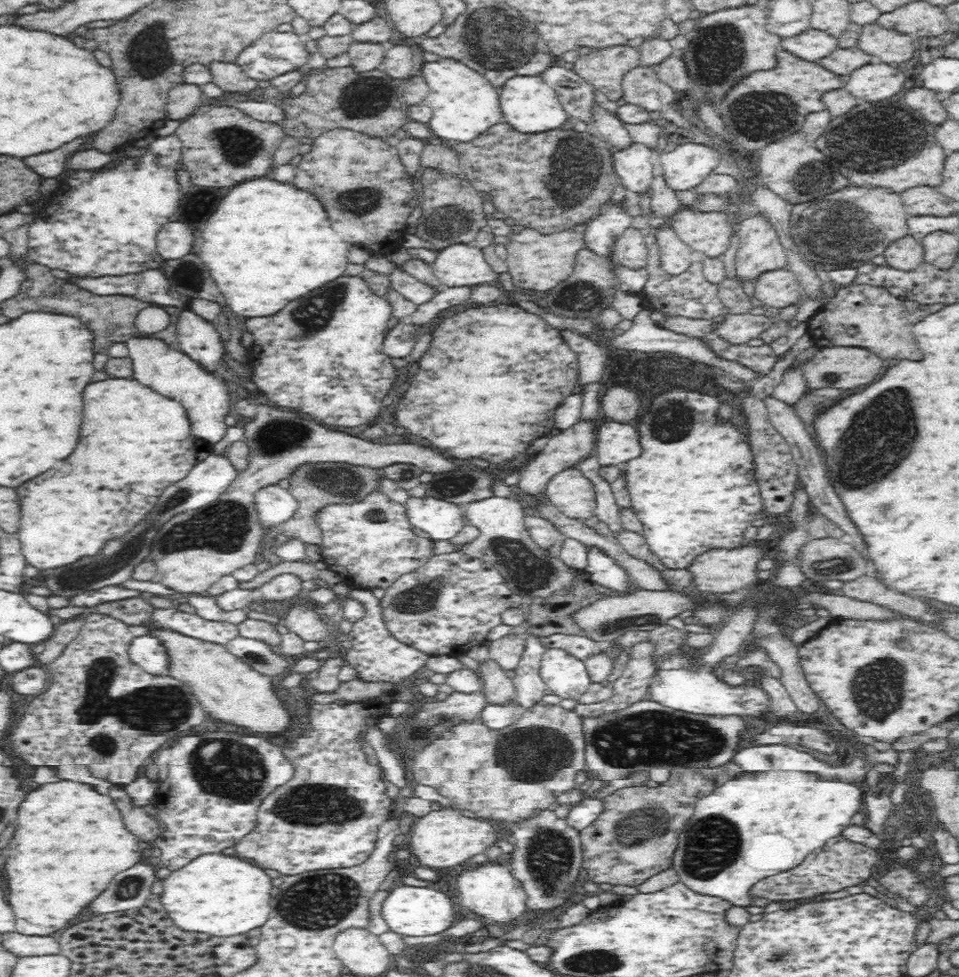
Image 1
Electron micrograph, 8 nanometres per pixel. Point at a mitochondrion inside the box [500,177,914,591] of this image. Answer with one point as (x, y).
(851, 232)

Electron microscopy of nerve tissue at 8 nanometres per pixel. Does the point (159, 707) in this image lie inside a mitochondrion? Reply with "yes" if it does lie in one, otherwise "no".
yes

